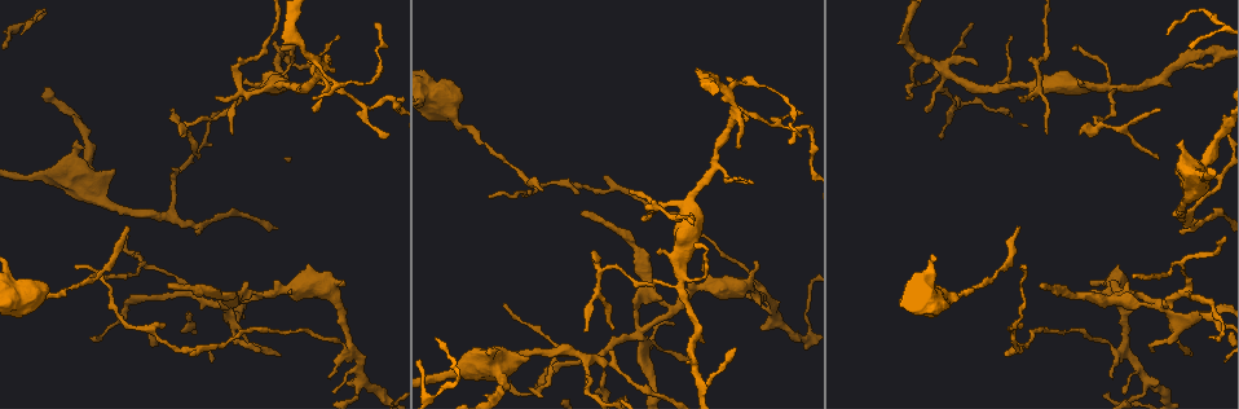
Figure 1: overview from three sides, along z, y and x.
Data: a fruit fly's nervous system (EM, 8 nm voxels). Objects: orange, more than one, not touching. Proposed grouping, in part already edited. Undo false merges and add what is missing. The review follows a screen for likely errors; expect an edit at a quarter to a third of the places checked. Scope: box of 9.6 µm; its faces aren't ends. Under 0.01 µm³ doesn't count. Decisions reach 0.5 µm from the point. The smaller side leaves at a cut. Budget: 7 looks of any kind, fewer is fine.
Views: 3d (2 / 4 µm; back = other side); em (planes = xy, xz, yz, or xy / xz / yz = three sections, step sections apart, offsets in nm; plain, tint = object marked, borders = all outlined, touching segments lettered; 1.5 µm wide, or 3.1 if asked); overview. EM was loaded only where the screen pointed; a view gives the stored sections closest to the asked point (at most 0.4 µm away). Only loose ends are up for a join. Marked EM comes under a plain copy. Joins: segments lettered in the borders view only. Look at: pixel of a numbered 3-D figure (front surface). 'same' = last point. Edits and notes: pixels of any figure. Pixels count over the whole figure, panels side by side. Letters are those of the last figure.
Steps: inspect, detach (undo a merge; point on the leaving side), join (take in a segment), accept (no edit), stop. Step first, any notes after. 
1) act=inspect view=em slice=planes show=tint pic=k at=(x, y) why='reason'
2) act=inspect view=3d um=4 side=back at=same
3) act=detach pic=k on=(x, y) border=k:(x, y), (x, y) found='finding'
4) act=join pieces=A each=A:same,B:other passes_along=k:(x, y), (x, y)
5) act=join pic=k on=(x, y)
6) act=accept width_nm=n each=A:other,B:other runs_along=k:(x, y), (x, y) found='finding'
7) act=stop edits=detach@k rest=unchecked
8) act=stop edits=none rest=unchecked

act=inspect view=3d um=2 pic=1 at=(943, 135) why='free end'

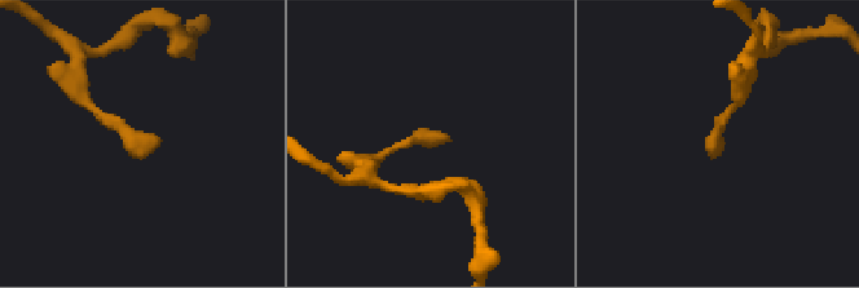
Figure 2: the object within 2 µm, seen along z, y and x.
act=inspect view=em slice=xz step=4 show=borders pic=2 at=(717, 139)

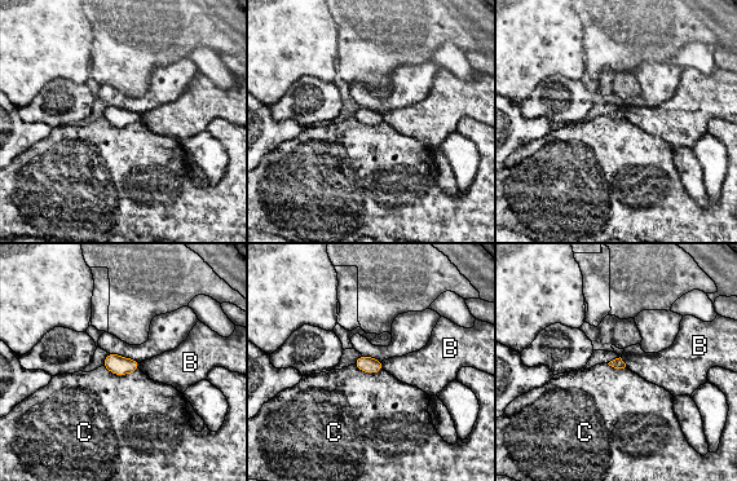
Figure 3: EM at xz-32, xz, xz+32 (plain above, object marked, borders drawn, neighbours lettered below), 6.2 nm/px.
act=inspect view=em slice=planes show=borders at=same why='cut it another way'

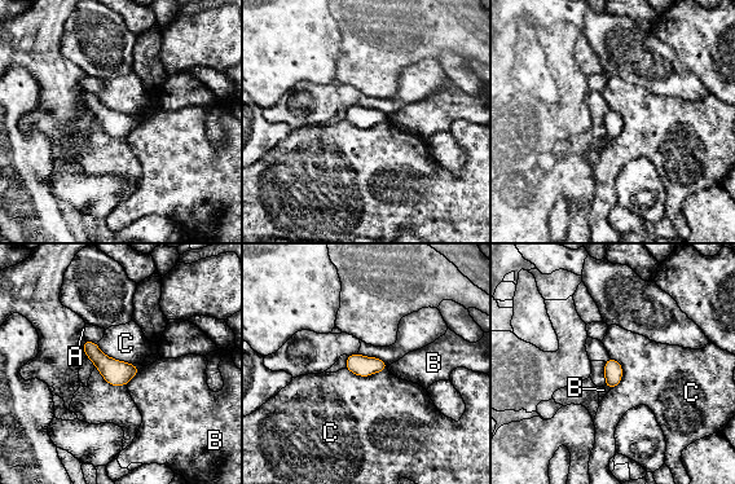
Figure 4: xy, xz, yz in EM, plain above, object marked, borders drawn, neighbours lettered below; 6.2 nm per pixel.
act=accept longest_contact=C:320nm each=A:other,B:other,C:other found='none of them fits'

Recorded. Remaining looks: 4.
act=inspect view=3d um=2 pic=1 at=(978, 63) why='branch stops here'

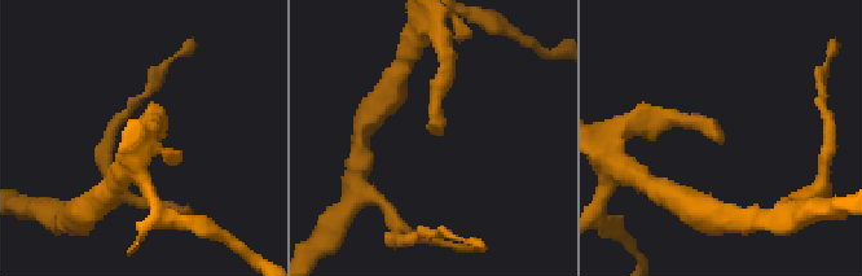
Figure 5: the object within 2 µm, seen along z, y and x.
act=inspect view=em slice=yz step=4 show=borders pic=5 at=(437, 135) why='need the tissue'

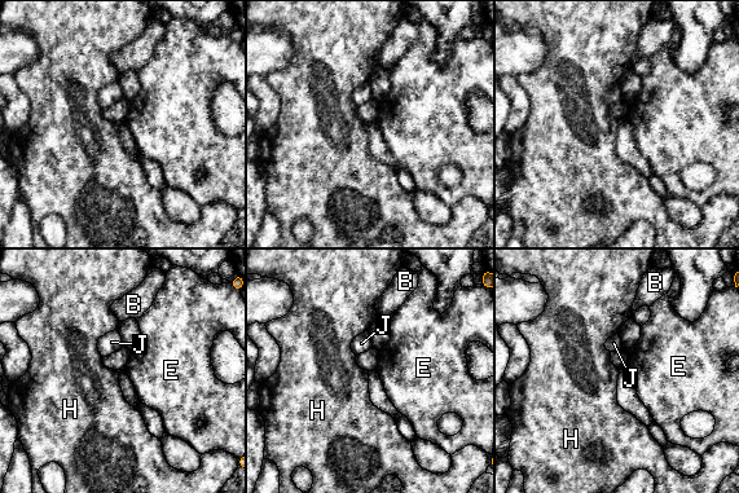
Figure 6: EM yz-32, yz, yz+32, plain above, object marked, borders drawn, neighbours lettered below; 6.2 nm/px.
act=inspect view=em slice=planes show=borders at=same why='another direction'

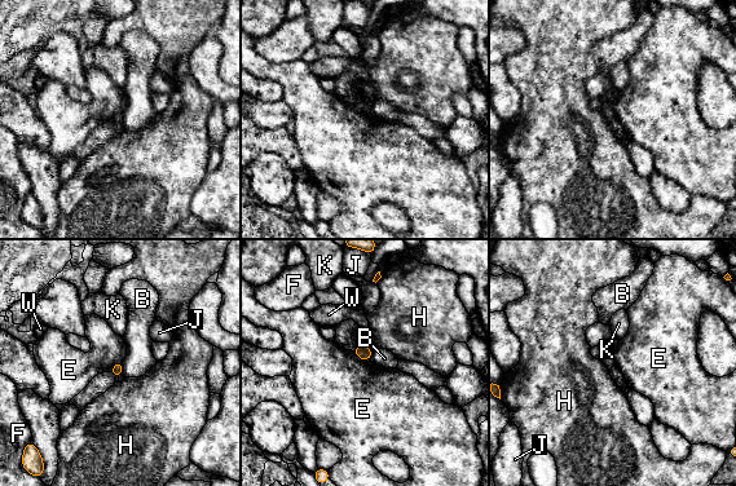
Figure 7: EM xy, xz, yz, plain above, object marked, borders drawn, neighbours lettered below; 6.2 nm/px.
act=accept longest_contact=E:110nm each=B:other,E:other,F:other,H:other,J:other,K:other,W:other found='none of them fits'

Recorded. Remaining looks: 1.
act=stop edits=none rest=unchecked

